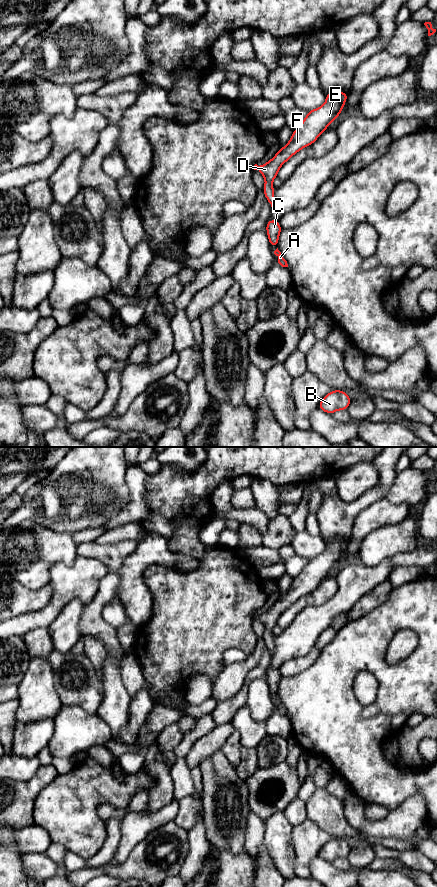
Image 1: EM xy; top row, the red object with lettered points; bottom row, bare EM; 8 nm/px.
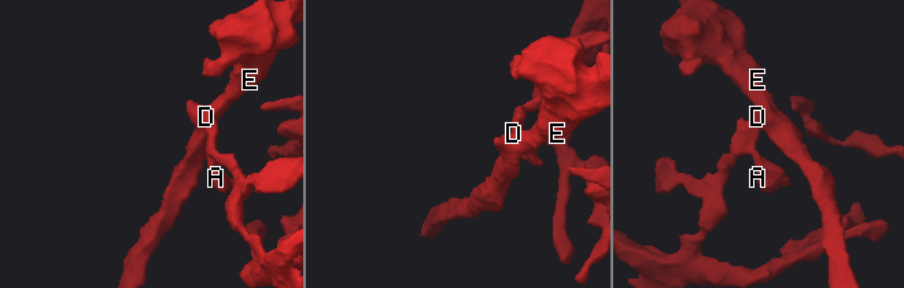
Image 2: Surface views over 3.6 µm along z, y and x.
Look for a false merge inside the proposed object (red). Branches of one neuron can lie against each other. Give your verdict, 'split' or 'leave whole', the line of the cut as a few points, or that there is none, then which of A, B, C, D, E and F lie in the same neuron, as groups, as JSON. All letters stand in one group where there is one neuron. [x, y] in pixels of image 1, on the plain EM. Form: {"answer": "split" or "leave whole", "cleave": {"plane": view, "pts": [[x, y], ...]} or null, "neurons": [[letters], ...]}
{"answer": "split", "cleave": {"plane": "xy", "pts": [[266, 629], [271, 631]]}, "neurons": [["A", "B", "C"], ["D", "E", "F"]]}

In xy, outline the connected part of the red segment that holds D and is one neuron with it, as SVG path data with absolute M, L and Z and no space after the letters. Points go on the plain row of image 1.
M342 539L327 541L325 551L307 560L303 570L293 579L289 590L266 612L261 614L255 612L254 618L258 617L265 629L272 631L285 610L301 597L313 592L329 572L339 565L347 545L348 541Z

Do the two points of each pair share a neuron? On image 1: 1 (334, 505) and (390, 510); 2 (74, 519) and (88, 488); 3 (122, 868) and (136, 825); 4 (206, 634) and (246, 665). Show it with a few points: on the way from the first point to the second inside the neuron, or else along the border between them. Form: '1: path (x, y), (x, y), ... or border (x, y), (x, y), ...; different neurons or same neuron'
1: border (381, 497), (358, 514), (352, 528); different neurons
2: path (74, 511), (74, 502), (80, 496); same neuron
3: border (139, 843), (123, 861), (108, 863); different neurons
4: border (258, 639), (254, 650), (248, 656); different neurons

